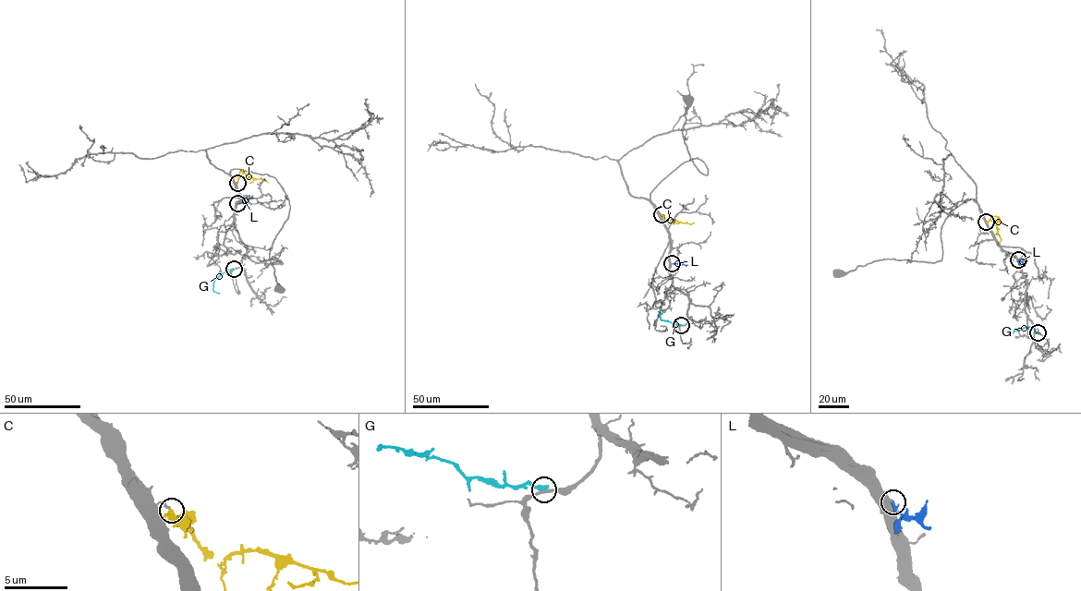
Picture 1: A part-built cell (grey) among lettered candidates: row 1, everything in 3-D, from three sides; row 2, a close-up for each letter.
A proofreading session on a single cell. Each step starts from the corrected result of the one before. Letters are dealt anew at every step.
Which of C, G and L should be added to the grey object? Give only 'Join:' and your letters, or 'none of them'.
Join: L

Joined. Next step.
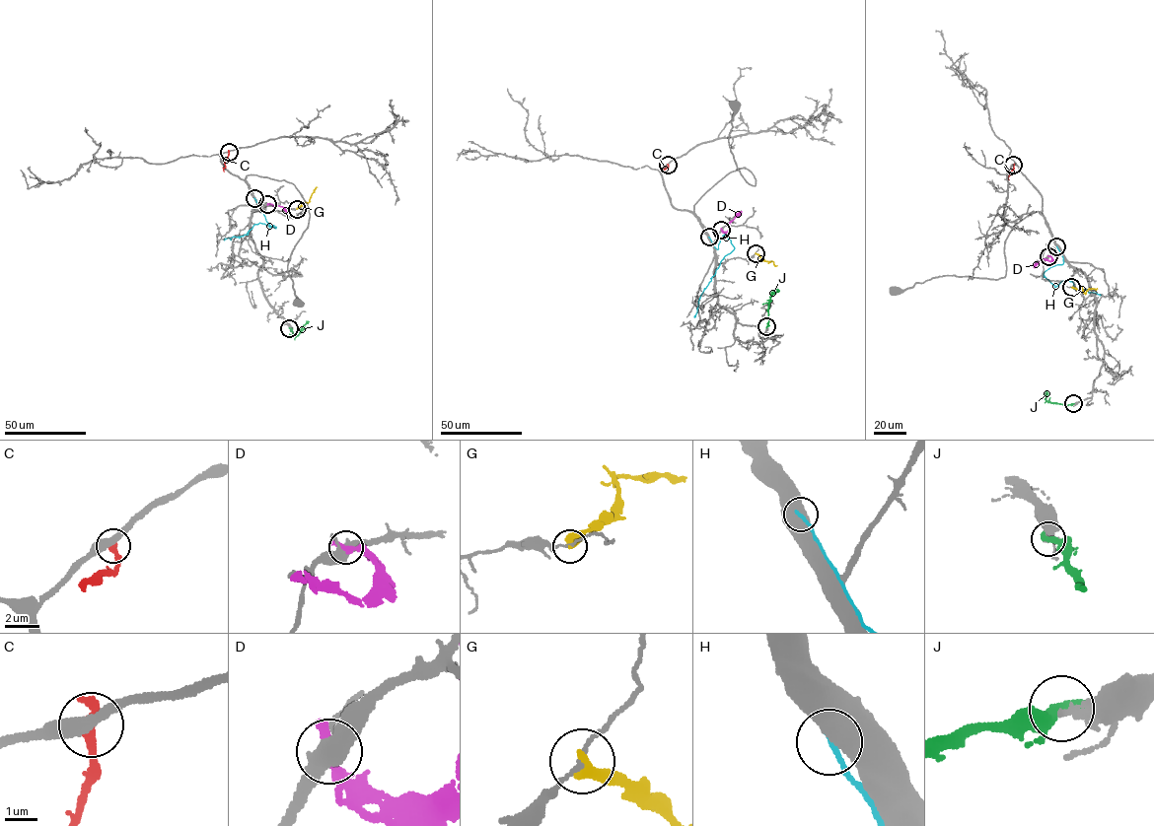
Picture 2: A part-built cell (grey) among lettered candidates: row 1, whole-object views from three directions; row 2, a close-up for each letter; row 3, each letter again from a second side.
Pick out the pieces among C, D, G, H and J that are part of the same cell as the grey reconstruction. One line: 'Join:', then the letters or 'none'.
Join: J

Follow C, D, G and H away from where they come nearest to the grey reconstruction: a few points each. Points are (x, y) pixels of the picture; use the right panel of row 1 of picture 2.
C: (1013, 165), (1009, 179)
D: (1048, 256), (1050, 261), (1044, 259), (1032, 266)
G: (1071, 287), (1081, 288), (1085, 293), (1088, 289), (1097, 288)
H: (1056, 247), (1063, 262), (1045, 270), (1044, 276), (1054, 287), (1068, 280), (1073, 283), (1073, 288), (1101, 295)

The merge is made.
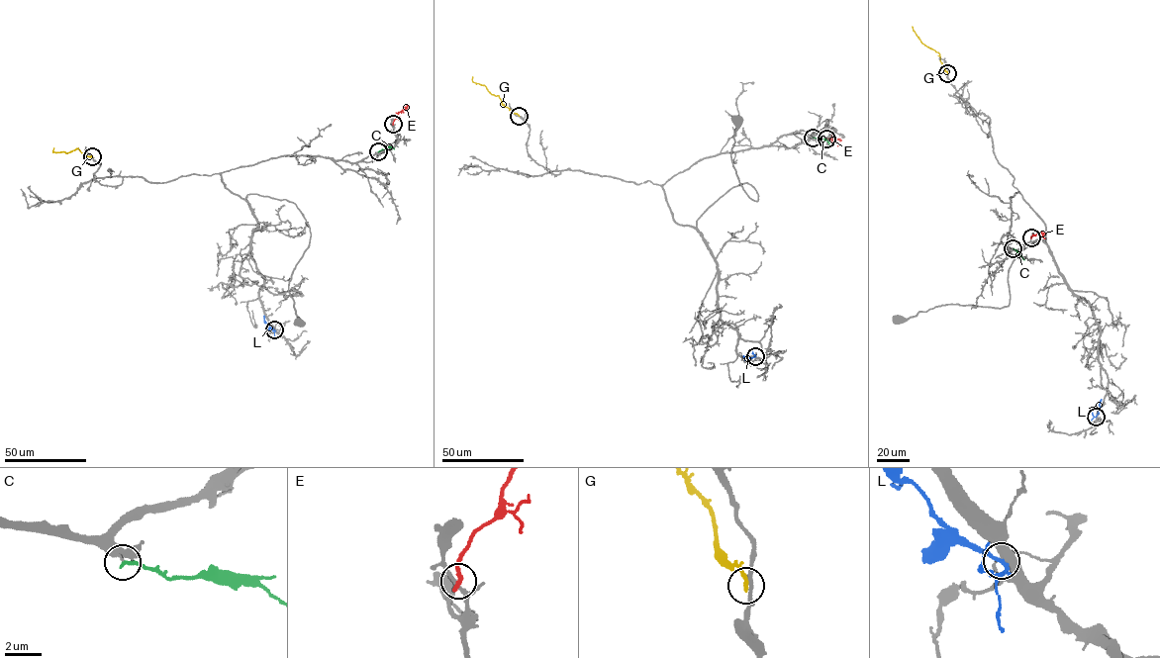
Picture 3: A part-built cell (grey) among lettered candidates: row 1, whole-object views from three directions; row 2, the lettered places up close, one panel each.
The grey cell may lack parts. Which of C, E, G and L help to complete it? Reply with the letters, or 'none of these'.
C

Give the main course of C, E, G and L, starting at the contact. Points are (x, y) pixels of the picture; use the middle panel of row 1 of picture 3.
C: (813, 138), (824, 139), (830, 145)
E: (826, 139), (840, 140)
G: (519, 116), (502, 104), (499, 96), (490, 93), (484, 85), (473, 82), (472, 76)
L: (755, 356), (743, 355)

